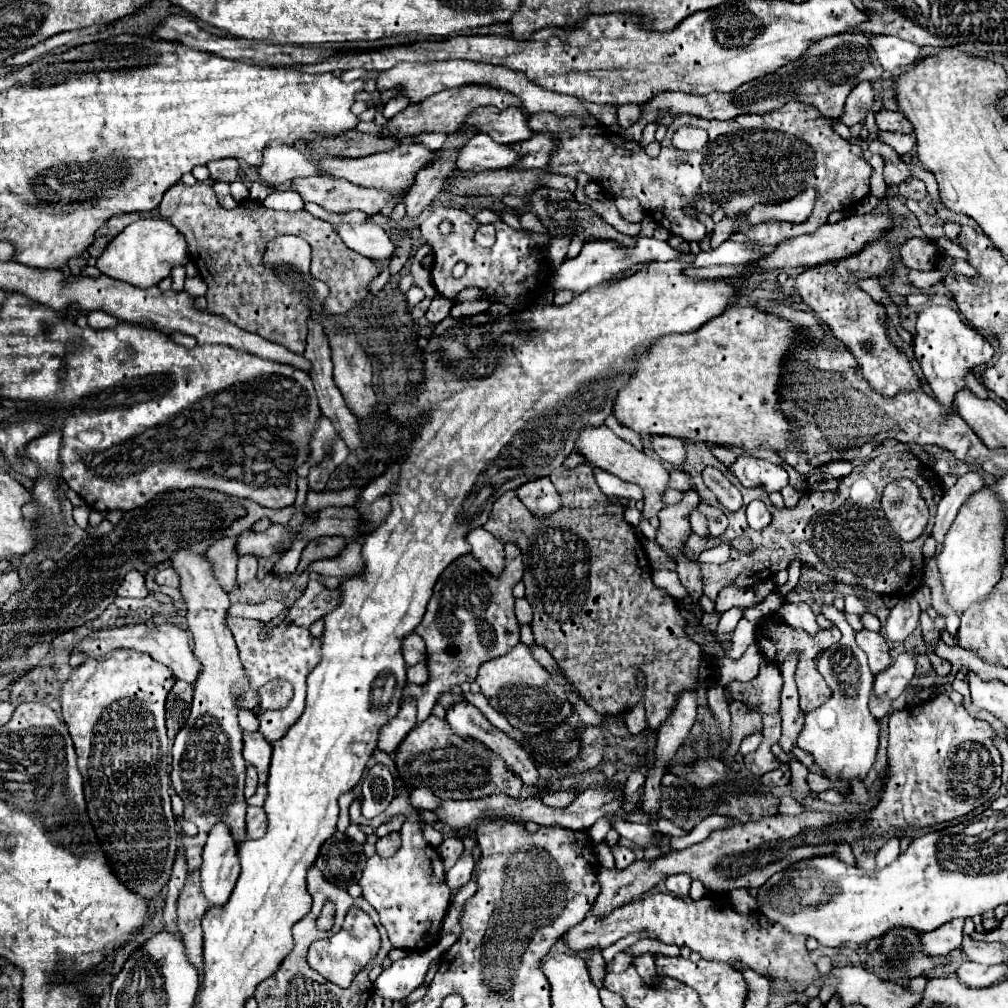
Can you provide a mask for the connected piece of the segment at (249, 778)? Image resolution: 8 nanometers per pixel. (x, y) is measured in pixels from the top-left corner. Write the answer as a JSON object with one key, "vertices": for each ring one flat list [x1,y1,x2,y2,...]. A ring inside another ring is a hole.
{"vertices":[[248,766,248,772,246,772,246,790,244,790,246,798,250,798,256,792,256,786,258,786,258,774,256,774,256,770,252,766]]}

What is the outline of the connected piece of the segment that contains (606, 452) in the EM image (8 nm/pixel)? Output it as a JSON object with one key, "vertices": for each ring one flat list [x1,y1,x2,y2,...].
{"vertices":[[598,426,598,428,584,428,576,440,576,450,588,458,590,464,626,480,626,482,634,482,638,486,642,486,644,492,644,508,642,516,644,518,652,518,656,516,662,508,662,496,668,490,668,470,662,466,660,460,654,460,650,456,646,456,644,452,636,450,630,442,624,442,622,438,618,438,610,428,606,426]]}

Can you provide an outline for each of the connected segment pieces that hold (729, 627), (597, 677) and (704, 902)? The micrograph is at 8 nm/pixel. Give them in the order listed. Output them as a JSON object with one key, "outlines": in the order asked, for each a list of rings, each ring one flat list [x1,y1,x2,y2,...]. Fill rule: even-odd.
{"outlines":[[[732,608,726,612,726,616,720,616,720,622,718,622,718,630,716,634,724,634,724,632,732,632,742,616,742,610,744,608]],[[580,466,576,470,558,468,554,474,556,490,566,494,566,502,554,516,534,518,534,514,518,500,516,492,506,492,496,500,484,528,498,536,500,542,512,542,520,548,526,600,534,608,534,620,530,624,534,640,556,658,586,704,604,716,622,716,644,702,648,726,658,730,660,722,666,722,666,716,674,710,678,694,682,694,682,690,698,688,698,666,702,660,700,646,684,634,686,622,678,612,676,600,664,588,654,586,644,548,636,538,634,528,624,520,624,504,614,504,600,492,590,466],[640,672,644,674,642,688,636,682]],[[650,892,640,900,634,900,606,918,596,918,594,914,588,914,584,922,576,924,574,928,566,930,562,934,562,942,574,950,594,950,594,948,608,948,620,938,626,938,628,934,640,934,646,932,648,938,660,940,664,944,674,944,678,948,688,946,692,952,698,952,706,960,720,960,720,962,742,962,750,966,754,972,762,976,770,976,772,980,784,980,788,984,814,984,820,980,820,974,816,966,812,964,808,950,806,950,806,938,796,934,786,934,782,926,776,922,770,922,768,918,762,918,762,914,752,912,748,916,738,914,728,898,720,898,718,894,706,894,702,900,684,900,676,898,672,894,662,892]]]}

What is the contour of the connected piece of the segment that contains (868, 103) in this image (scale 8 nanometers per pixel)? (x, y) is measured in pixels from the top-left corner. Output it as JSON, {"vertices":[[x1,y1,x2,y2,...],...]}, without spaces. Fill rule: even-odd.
{"vertices":[[860,82,852,92,850,96,846,98,846,104,844,104,844,112,842,112,842,118,838,118,842,124,846,126,854,126,854,124,862,124,868,110,872,108,874,104,874,98,876,98,876,92,872,88,870,82]]}

